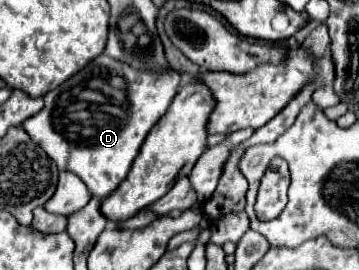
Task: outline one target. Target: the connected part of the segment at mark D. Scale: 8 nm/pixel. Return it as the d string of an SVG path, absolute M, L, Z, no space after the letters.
M99 55L61 87L49 91L43 97L45 107L29 117L23 127L55 161L59 171L75 173L91 195L103 199L127 177L141 143L167 111L179 83L181 75L177 71L147 75L117 59Z

